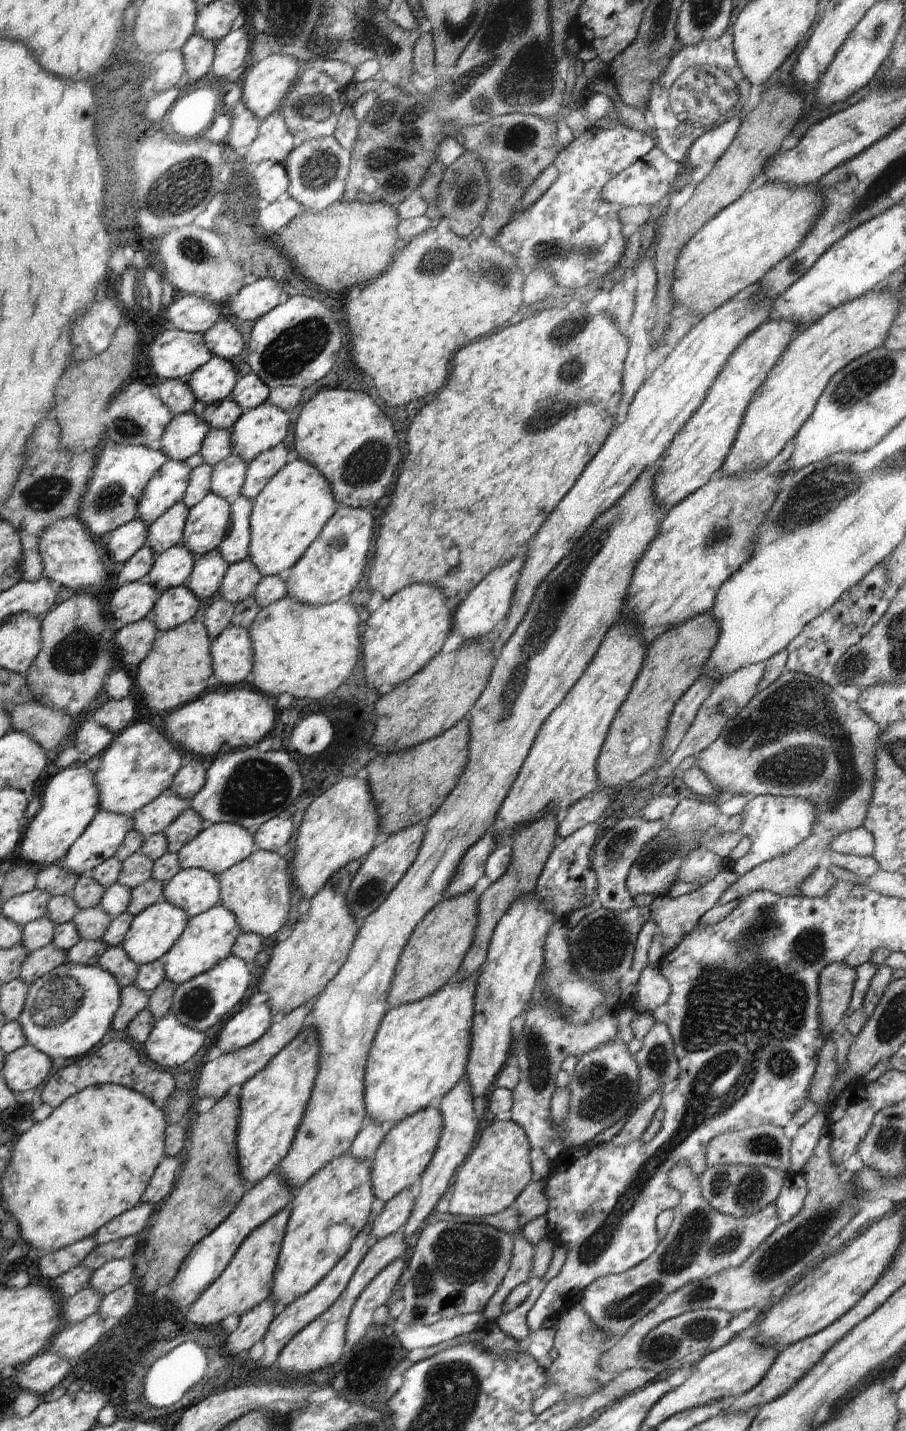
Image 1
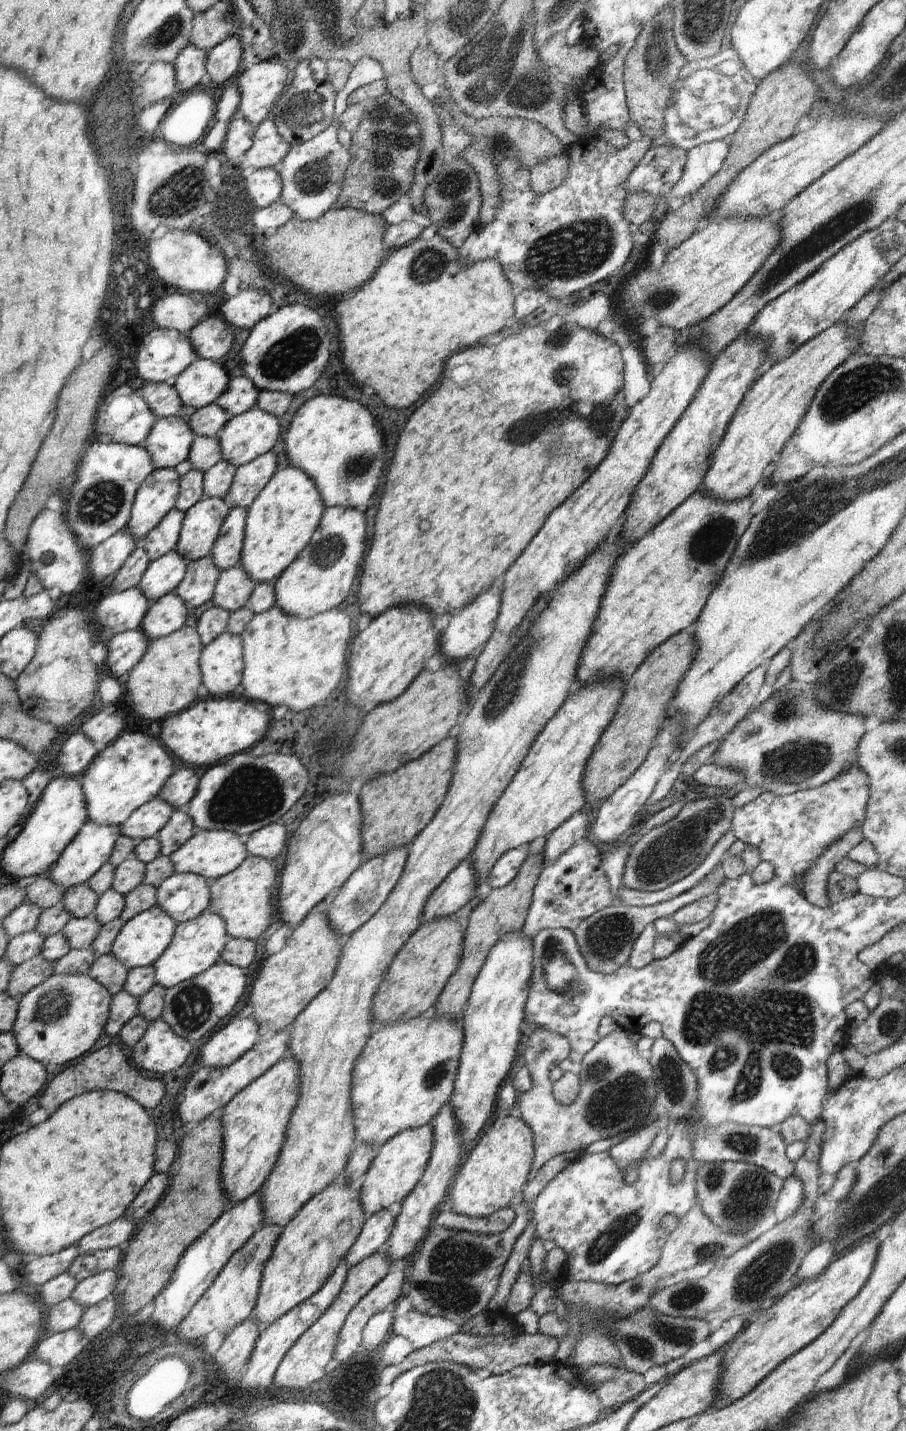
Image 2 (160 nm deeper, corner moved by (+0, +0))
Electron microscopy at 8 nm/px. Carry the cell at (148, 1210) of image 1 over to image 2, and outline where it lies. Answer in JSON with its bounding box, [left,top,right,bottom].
[76,1217,136,1255]

